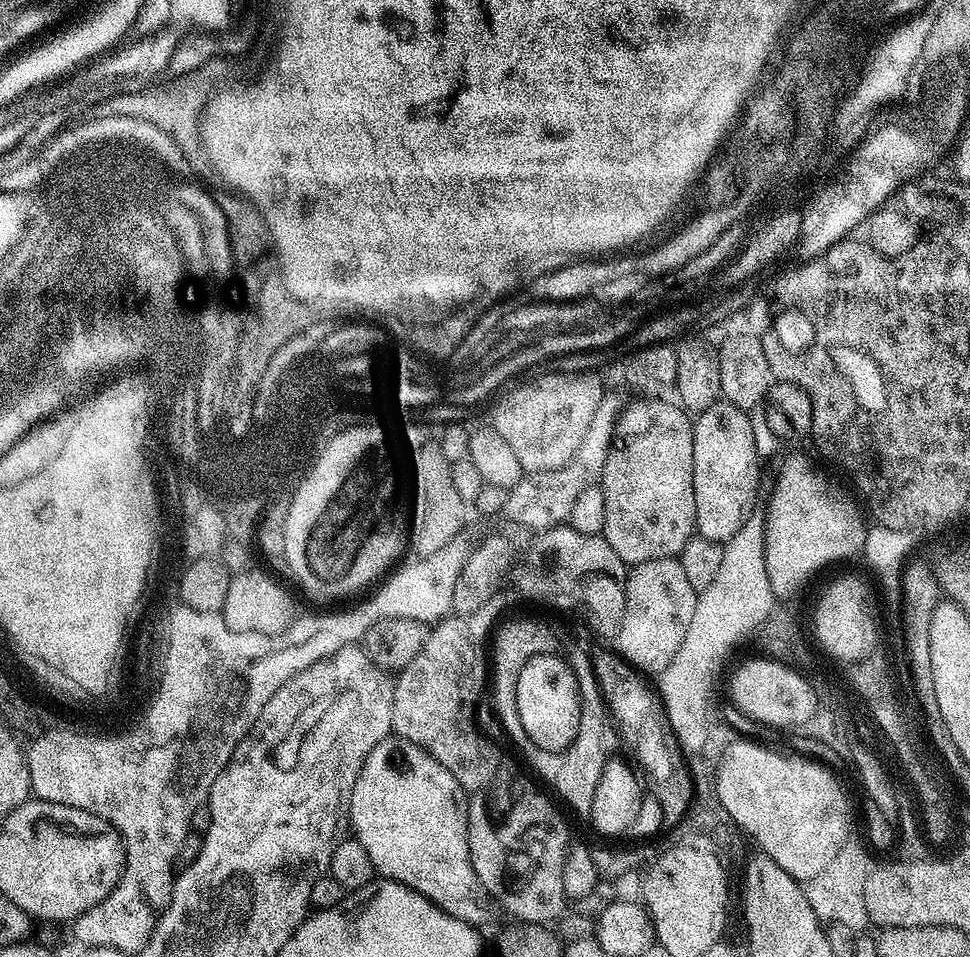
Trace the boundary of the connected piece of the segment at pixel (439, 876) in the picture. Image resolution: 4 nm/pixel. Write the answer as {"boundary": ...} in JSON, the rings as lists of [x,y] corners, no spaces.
{"boundary":[[[389,738],[383,740],[378,746],[374,746],[374,750],[370,750],[370,754],[358,774],[358,782],[354,782],[354,790],[350,798],[350,828],[354,833],[354,839],[362,842],[362,846],[366,846],[366,854],[370,854],[370,862],[374,862],[377,873],[383,879],[393,880],[399,884],[404,884],[408,888],[413,888],[418,894],[425,896],[430,903],[438,905],[446,914],[450,914],[467,924],[481,926],[480,924],[486,923],[491,918],[494,901],[492,895],[486,890],[486,886],[478,878],[478,874],[470,862],[468,801],[469,797],[466,795],[464,789],[460,787],[460,783],[454,778],[454,774],[450,774],[450,770],[446,770],[446,766],[442,766],[437,762],[429,752],[422,750],[418,746],[414,746],[409,740]]]}

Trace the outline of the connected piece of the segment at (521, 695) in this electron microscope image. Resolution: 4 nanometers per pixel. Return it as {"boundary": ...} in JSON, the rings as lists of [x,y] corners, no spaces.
{"boundary":[[[541,654],[530,658],[518,677],[517,704],[526,734],[542,750],[562,752],[569,748],[578,734],[580,721],[580,687],[563,655]]]}

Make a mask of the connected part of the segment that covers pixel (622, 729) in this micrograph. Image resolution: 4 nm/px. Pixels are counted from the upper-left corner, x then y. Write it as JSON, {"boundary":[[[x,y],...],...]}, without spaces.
{"boundary":[[[611,647],[608,648],[591,649],[592,669],[596,675],[596,681],[600,687],[601,694],[604,695],[608,712],[612,715],[612,722],[616,725],[616,731],[623,747],[625,744],[632,751],[633,758],[640,763],[641,769],[639,768],[639,771],[642,773],[642,776],[642,771],[644,771],[645,777],[643,776],[643,779],[646,781],[647,791],[648,788],[652,791],[650,793],[651,799],[656,800],[658,806],[662,806],[663,827],[672,830],[684,816],[688,815],[688,808],[691,806],[693,798],[692,772],[689,768],[689,761],[686,759],[686,753],[680,747],[678,738],[670,726],[670,718],[664,709],[663,699],[654,700],[652,706],[642,706],[642,692],[646,692],[648,700],[650,700],[650,696],[654,695],[650,694],[650,690],[646,690],[646,685],[648,685],[649,681],[637,669],[633,668],[619,652]]]}

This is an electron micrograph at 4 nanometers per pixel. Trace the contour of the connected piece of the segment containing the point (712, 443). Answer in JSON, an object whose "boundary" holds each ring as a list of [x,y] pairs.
{"boundary":[[[717,402],[710,405],[708,409],[695,417],[692,433],[694,434],[694,506],[696,507],[696,532],[701,536],[705,536],[707,540],[727,542],[734,534],[738,534],[738,530],[742,530],[746,518],[758,504],[756,495],[760,492],[760,463],[762,463],[762,457],[754,442],[754,426],[750,426],[750,415],[745,409],[727,402]]]}

